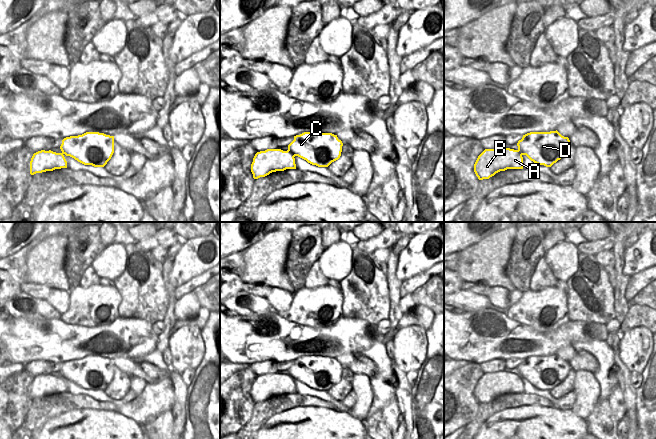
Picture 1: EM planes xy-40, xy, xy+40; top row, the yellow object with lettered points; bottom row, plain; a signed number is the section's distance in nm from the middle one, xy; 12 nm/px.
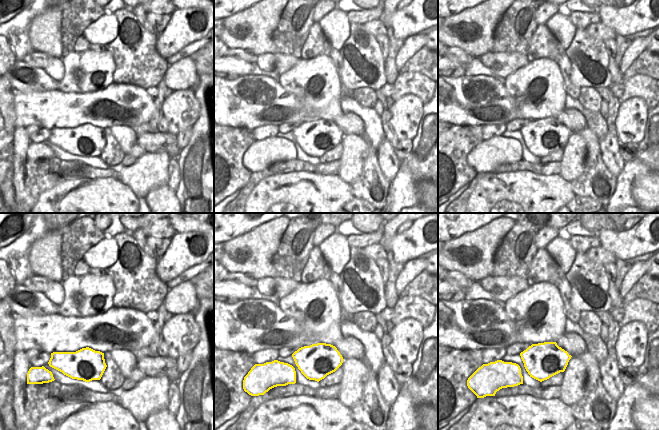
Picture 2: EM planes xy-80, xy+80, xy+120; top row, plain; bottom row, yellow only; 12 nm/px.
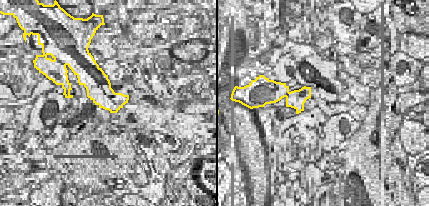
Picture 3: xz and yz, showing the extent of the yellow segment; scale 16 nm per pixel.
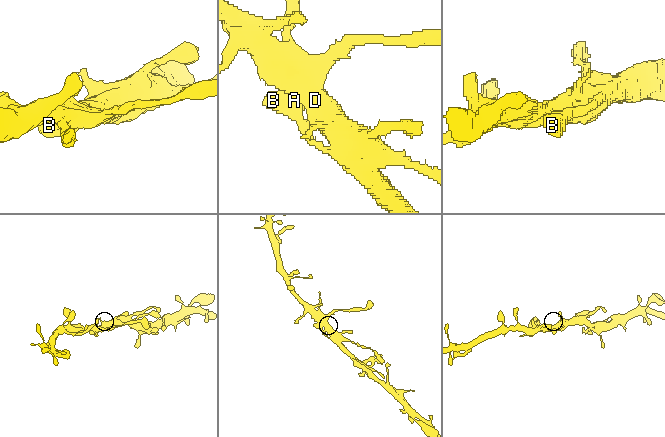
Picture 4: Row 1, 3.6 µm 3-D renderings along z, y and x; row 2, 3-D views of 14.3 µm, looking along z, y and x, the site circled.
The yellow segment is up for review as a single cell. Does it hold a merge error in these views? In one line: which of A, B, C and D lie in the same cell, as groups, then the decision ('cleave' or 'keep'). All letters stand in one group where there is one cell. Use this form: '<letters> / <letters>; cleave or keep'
A B C D; keep

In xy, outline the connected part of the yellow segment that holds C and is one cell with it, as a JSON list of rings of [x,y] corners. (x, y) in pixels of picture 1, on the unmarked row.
[[[304,356],[294,360],[288,374],[267,373],[257,376],[251,388],[254,403],[272,396],[296,393],[295,380],[312,389],[328,391],[341,380],[343,367],[337,359],[322,356]]]

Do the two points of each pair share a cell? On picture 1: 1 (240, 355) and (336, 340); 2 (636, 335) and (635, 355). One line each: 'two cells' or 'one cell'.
1: one cell
2: one cell

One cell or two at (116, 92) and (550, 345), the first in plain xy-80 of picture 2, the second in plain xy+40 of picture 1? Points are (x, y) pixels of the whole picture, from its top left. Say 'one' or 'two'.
one

